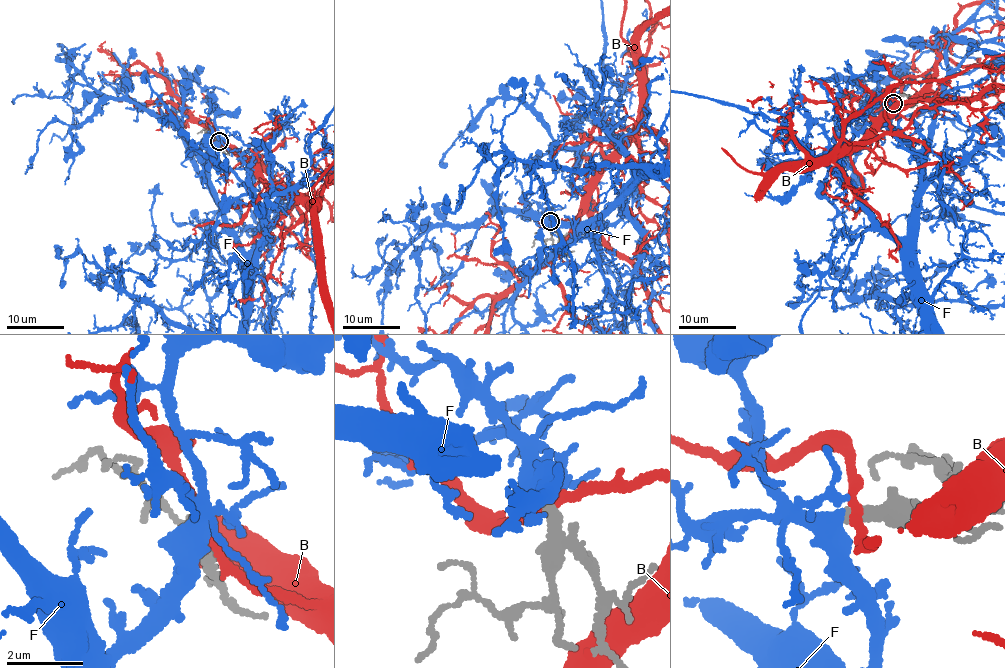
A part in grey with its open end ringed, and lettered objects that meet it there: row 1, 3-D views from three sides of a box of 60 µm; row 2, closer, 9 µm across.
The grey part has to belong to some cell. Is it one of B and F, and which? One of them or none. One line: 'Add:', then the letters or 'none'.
Add: F

